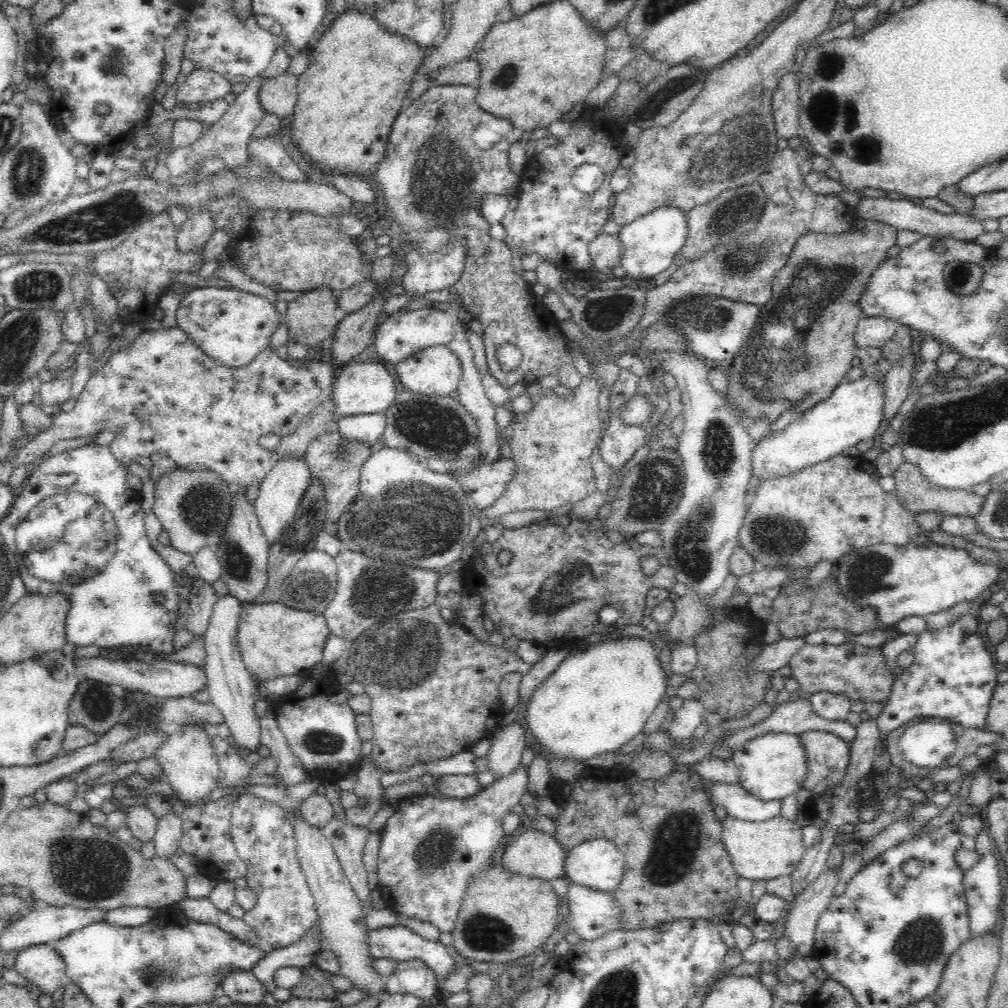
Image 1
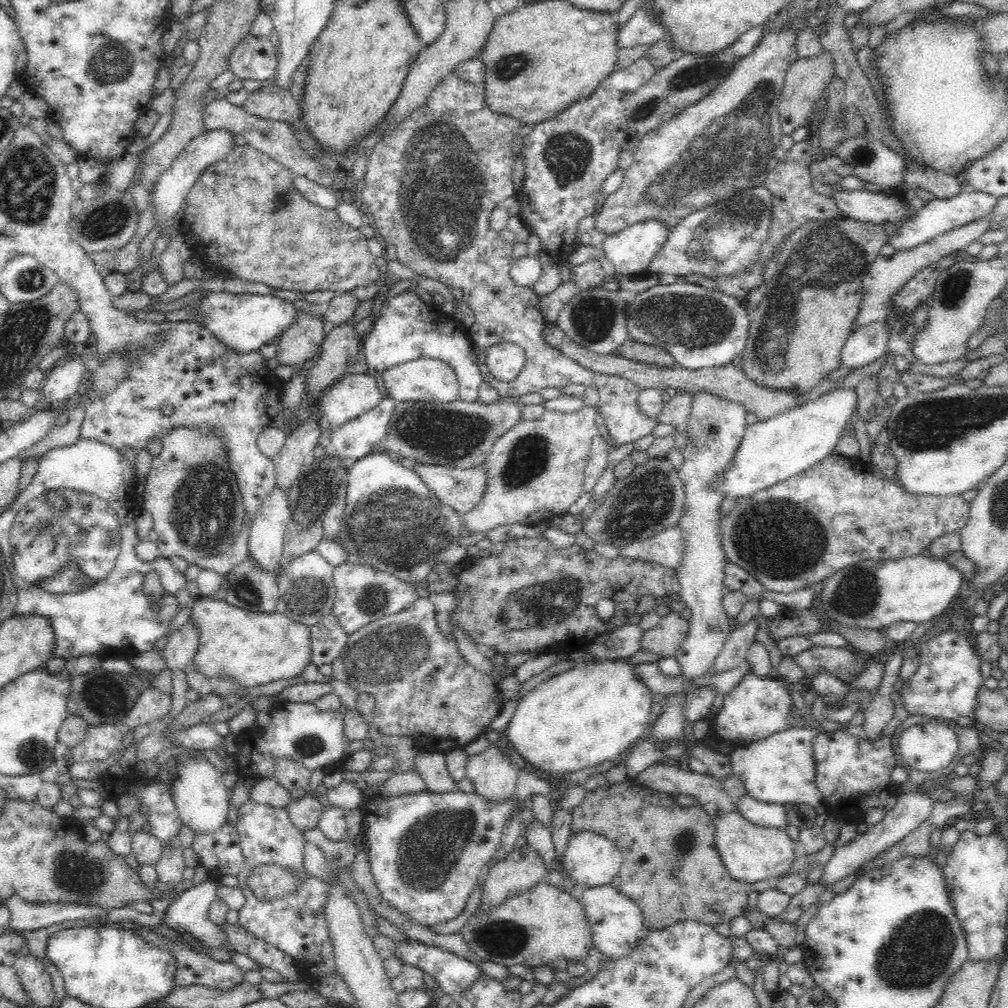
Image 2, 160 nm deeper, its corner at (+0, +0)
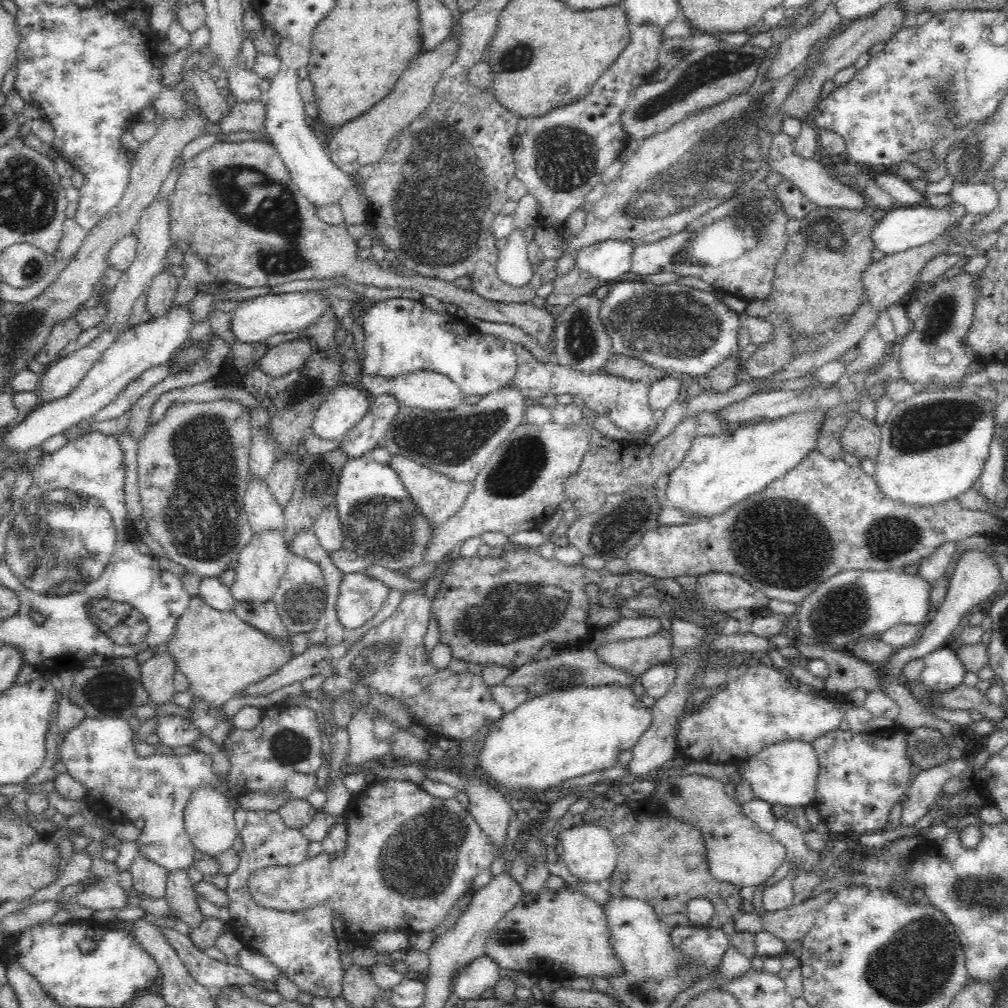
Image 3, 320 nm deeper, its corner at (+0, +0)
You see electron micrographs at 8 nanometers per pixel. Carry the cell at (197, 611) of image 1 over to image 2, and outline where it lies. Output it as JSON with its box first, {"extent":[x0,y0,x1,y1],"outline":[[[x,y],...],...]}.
{"extent":[161,623,198,670],"outline":[[[187,623],[168,637],[161,657],[165,668],[168,670],[180,670],[191,664],[192,656],[198,648],[198,631],[193,624]]]}

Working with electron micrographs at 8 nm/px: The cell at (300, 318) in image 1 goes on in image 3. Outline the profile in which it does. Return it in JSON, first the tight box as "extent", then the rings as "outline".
{"extent":[259,338,317,380],"outline":[[[294,338],[290,342],[269,347],[259,361],[259,369],[274,380],[302,369],[305,362],[314,356],[317,352],[309,340]]]}

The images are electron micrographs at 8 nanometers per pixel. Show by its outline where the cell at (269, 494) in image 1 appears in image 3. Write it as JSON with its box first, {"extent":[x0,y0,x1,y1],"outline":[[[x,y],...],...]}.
{"extent":[229,531,291,603],"outline":[[[266,531],[261,535],[253,535],[250,542],[246,548],[240,551],[234,564],[236,575],[232,586],[229,588],[231,595],[238,603],[272,601],[291,557],[287,542],[280,531]]]}

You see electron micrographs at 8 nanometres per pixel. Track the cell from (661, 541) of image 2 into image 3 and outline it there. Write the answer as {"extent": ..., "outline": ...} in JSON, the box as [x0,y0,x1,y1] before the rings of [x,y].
{"extent":[625,449,1007,606],"outline":[[[813,449],[800,460],[794,469],[786,472],[786,475],[780,476],[777,480],[762,488],[761,491],[755,492],[753,495],[748,496],[748,498],[737,502],[721,515],[692,520],[680,526],[658,526],[655,529],[649,530],[638,541],[638,544],[632,550],[628,551],[625,560],[632,571],[638,571],[648,576],[656,577],[657,579],[674,578],[675,576],[684,575],[696,577],[706,574],[706,572],[729,572],[730,574],[741,576],[756,588],[762,589],[762,592],[765,592],[765,595],[769,599],[795,603],[798,606],[810,592],[814,592],[814,589],[818,588],[819,584],[826,582],[831,576],[837,575],[839,572],[902,569],[907,565],[918,563],[920,559],[926,558],[926,556],[930,556],[941,544],[949,543],[950,541],[955,543],[960,542],[961,540],[970,538],[970,536],[974,536],[974,534],[999,533],[1002,529],[1007,529],[1006,522],[1007,520],[1002,518],[1002,516],[990,515],[982,511],[968,510],[962,507],[958,499],[945,500],[932,506],[908,506],[904,503],[887,499],[886,496],[882,495],[882,491],[878,489],[878,485],[875,484],[873,476],[863,474],[859,466],[848,466],[840,458],[832,459],[832,457],[823,455],[818,449]]]}

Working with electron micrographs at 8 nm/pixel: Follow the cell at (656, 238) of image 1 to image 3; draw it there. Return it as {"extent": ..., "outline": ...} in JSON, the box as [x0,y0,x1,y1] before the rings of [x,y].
{"extent":[572,239,634,284],"outline":[[[620,239],[597,242],[592,244],[592,246],[579,250],[574,257],[572,267],[576,267],[580,273],[588,273],[590,277],[600,280],[602,284],[616,282],[617,280],[621,280],[623,274],[630,270],[630,256],[632,256],[634,247],[632,243],[620,241]]]}

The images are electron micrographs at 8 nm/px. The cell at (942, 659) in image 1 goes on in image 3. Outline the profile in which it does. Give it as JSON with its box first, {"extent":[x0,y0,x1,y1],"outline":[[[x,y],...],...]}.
{"extent":[918,645,964,692],"outline":[[[947,645],[930,652],[924,658],[924,668],[918,681],[933,692],[946,692],[962,682],[964,667],[958,662],[956,653]]]}

